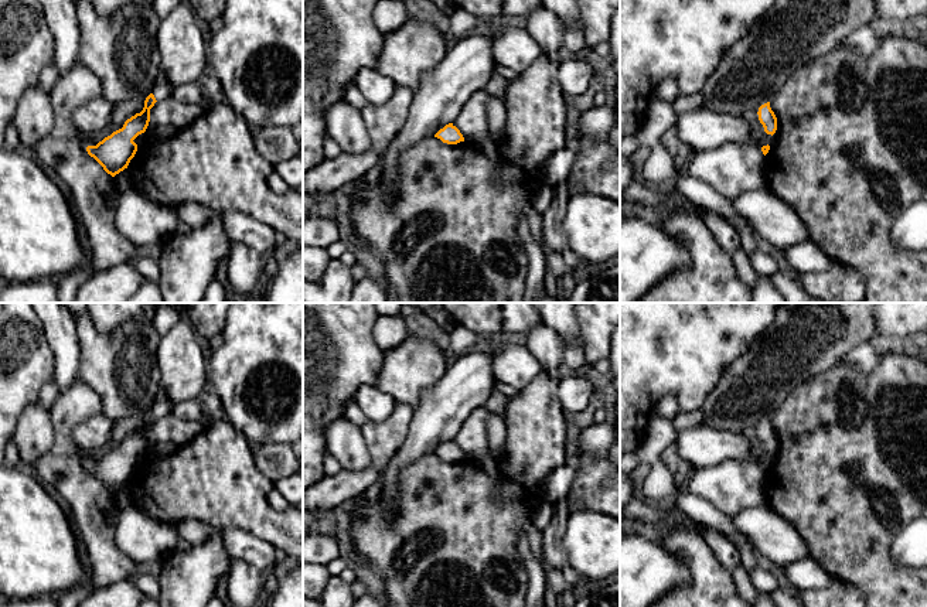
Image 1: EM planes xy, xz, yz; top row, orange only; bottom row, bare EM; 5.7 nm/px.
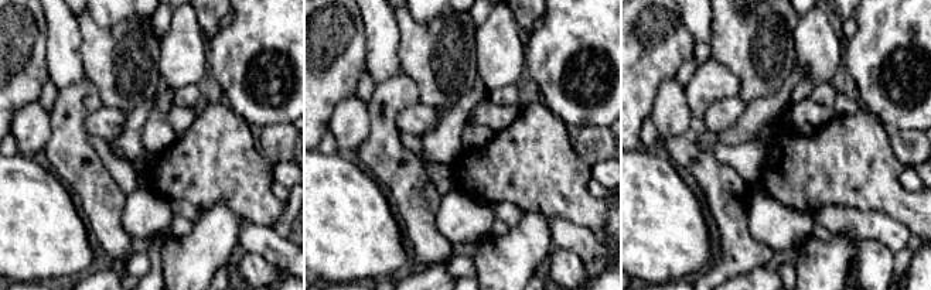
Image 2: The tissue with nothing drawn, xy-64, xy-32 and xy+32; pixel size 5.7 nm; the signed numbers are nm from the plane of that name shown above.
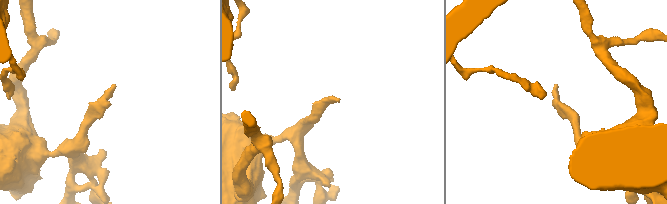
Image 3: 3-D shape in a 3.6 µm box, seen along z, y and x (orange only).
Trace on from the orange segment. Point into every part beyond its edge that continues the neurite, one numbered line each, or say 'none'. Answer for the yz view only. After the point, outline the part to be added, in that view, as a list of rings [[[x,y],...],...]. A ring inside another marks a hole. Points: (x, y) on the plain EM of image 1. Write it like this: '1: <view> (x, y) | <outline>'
none

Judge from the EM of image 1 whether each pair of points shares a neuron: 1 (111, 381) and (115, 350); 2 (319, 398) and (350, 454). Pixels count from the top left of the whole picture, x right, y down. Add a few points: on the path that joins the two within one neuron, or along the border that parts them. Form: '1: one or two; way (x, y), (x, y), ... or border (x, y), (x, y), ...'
1: one; way (115, 374), (115, 357)
2: two; border (343, 415), (327, 428), (326, 450)

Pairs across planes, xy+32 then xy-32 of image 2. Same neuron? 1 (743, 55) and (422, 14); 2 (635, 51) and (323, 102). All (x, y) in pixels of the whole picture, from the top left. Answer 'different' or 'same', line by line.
1: different
2: same

